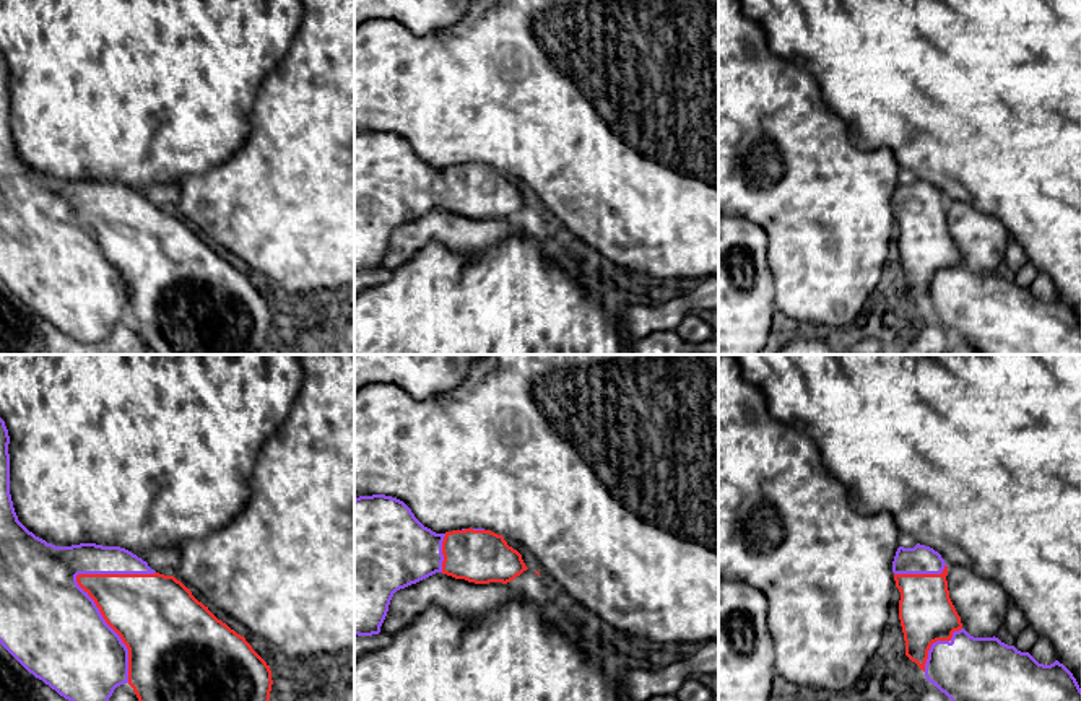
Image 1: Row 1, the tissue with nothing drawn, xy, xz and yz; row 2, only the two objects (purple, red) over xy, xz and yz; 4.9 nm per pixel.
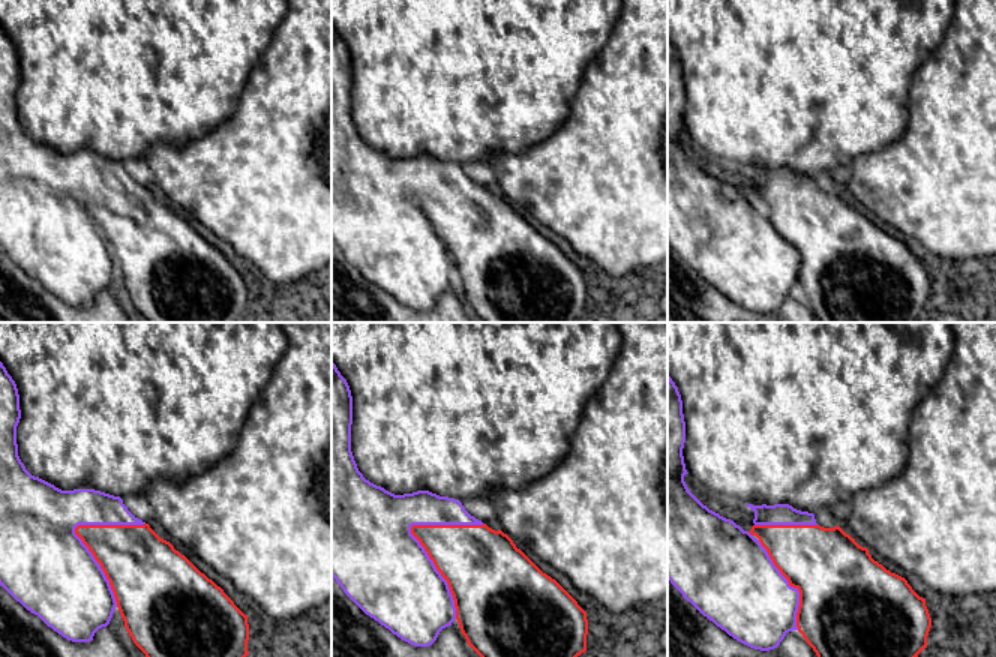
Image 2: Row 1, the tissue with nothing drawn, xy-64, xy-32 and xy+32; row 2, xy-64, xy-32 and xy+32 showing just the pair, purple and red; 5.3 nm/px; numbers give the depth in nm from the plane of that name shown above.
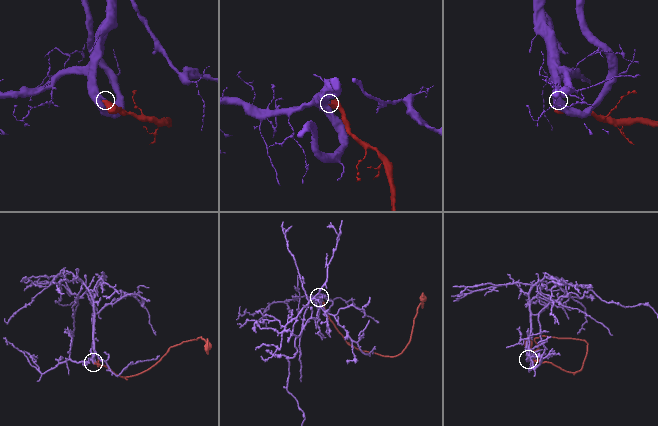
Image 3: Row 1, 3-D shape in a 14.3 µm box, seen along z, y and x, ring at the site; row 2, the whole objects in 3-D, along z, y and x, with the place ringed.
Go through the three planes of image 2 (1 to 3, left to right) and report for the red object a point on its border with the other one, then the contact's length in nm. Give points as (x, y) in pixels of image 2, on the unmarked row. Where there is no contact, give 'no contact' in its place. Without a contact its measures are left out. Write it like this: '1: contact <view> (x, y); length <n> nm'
1: contact xy-64 (99, 228); length 480 nm
2: contact xy-32 (438, 236); length 550 nm
3: contact xy+32 (789, 249); length 550 nm

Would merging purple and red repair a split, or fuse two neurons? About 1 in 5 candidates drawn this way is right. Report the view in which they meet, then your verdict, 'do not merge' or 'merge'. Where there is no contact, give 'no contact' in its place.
xy | merge

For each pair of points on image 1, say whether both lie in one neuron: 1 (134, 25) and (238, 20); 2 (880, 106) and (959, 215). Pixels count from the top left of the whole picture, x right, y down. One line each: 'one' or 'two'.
1: one
2: two

